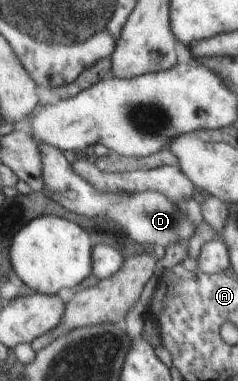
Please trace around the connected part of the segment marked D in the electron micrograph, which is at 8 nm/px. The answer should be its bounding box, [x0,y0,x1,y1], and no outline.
[40,144,197,248]

